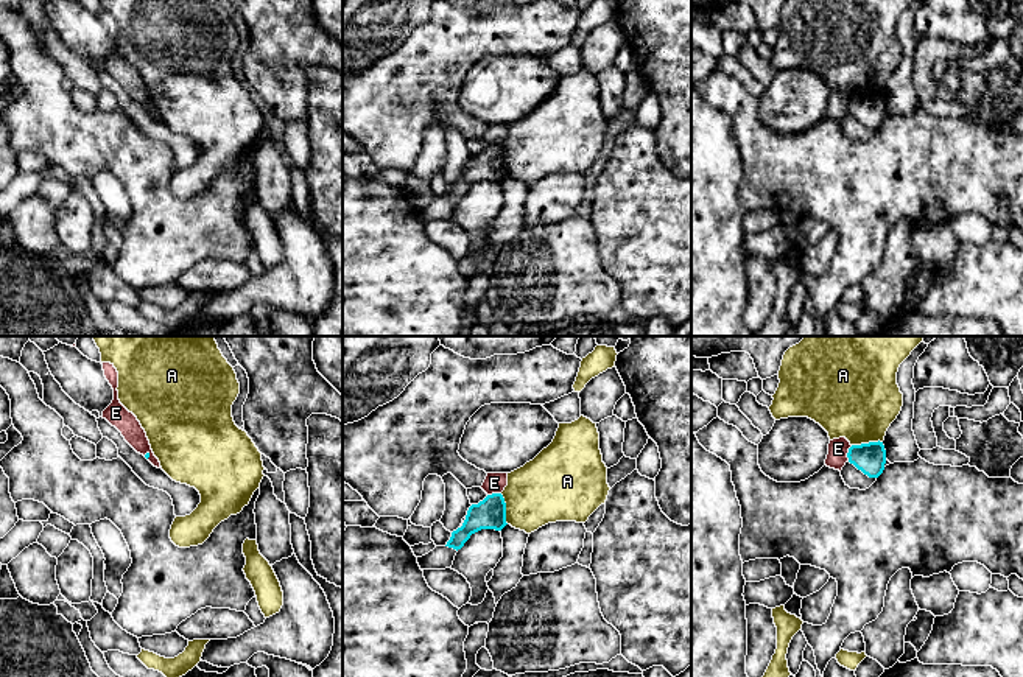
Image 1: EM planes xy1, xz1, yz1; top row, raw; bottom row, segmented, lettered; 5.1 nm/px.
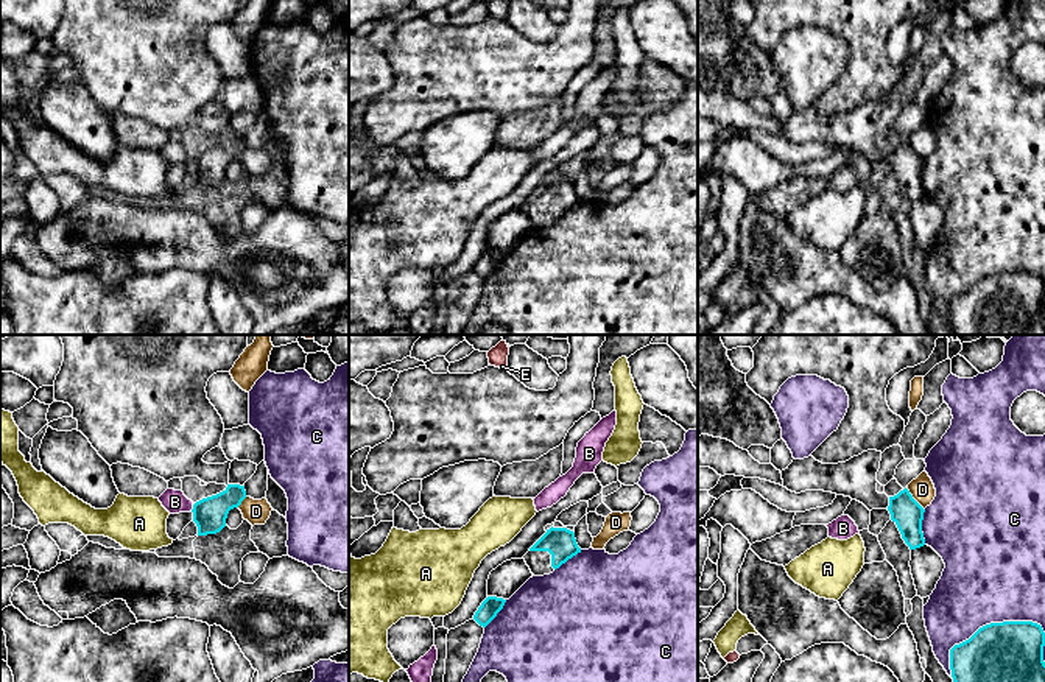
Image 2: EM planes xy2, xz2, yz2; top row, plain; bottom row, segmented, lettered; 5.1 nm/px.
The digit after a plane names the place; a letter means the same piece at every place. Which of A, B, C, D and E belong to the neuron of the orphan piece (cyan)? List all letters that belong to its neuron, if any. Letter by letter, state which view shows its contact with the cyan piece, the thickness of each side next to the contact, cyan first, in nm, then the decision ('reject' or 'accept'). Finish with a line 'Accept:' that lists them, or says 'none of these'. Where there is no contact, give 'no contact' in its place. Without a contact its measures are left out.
A: contact in xz1; calibres 160 and 340 nm; reject
B: contact in xy2; calibres 170 and 120 nm; reject
C: contact in yz2; calibres 460 and 460 nm; reject
D: contact in yz2; calibres 160 and 130 nm; reject
E: contact in yz1; calibres 160 and 110 nm; reject
Accept: none of these

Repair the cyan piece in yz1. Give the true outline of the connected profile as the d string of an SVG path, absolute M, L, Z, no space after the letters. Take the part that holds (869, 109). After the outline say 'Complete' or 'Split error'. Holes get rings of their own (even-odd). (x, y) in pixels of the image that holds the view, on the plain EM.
M869 93L852 96L847 104L849 114L853 115L869 129L878 129L886 115L886 101L883 93Z. Complete

